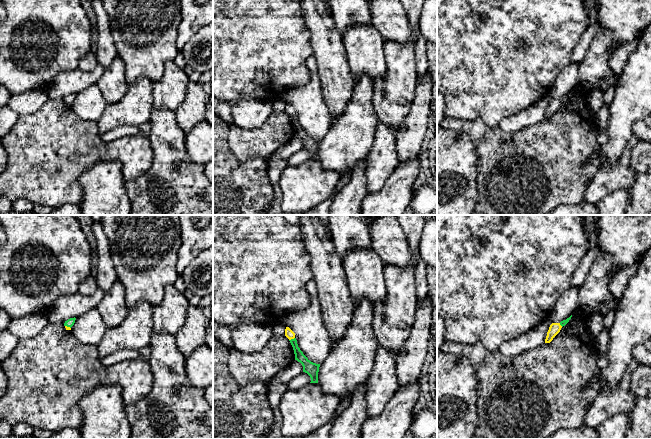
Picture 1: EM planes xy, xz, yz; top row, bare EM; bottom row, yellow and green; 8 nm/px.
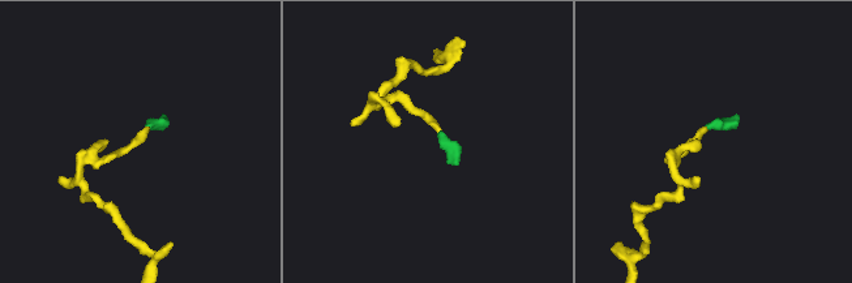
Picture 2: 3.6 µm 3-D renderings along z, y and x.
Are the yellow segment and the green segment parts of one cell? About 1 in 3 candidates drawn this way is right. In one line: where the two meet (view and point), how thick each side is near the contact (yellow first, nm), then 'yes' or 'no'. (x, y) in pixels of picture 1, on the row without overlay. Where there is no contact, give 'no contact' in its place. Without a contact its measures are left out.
xz (291, 114) | 70/80 nm | yes

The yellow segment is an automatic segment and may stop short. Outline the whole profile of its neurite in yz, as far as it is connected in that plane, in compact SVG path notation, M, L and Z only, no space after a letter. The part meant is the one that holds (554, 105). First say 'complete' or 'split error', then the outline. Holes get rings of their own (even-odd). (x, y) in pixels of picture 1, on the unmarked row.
split error; M572 91L566 96L561 97L560 99L552 99L547 108L545 119L550 119L553 116L553 114L560 108L561 104L569 98L571 93Z

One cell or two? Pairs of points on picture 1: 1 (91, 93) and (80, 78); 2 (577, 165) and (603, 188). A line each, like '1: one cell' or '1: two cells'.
1: two cells
2: two cells

